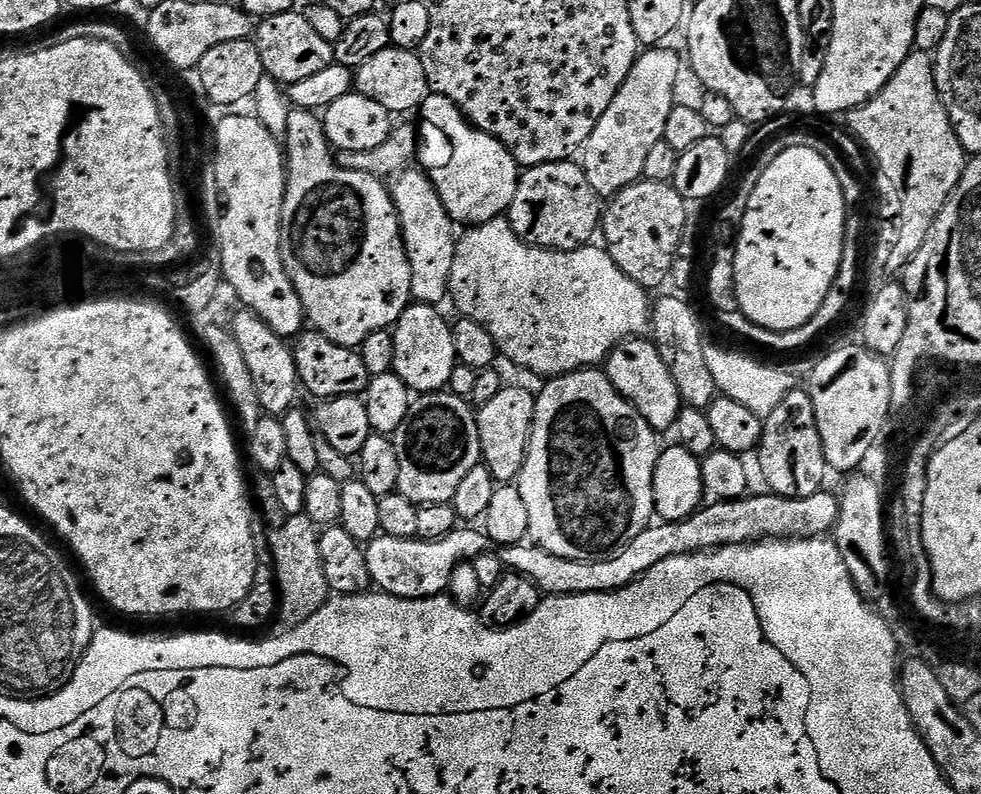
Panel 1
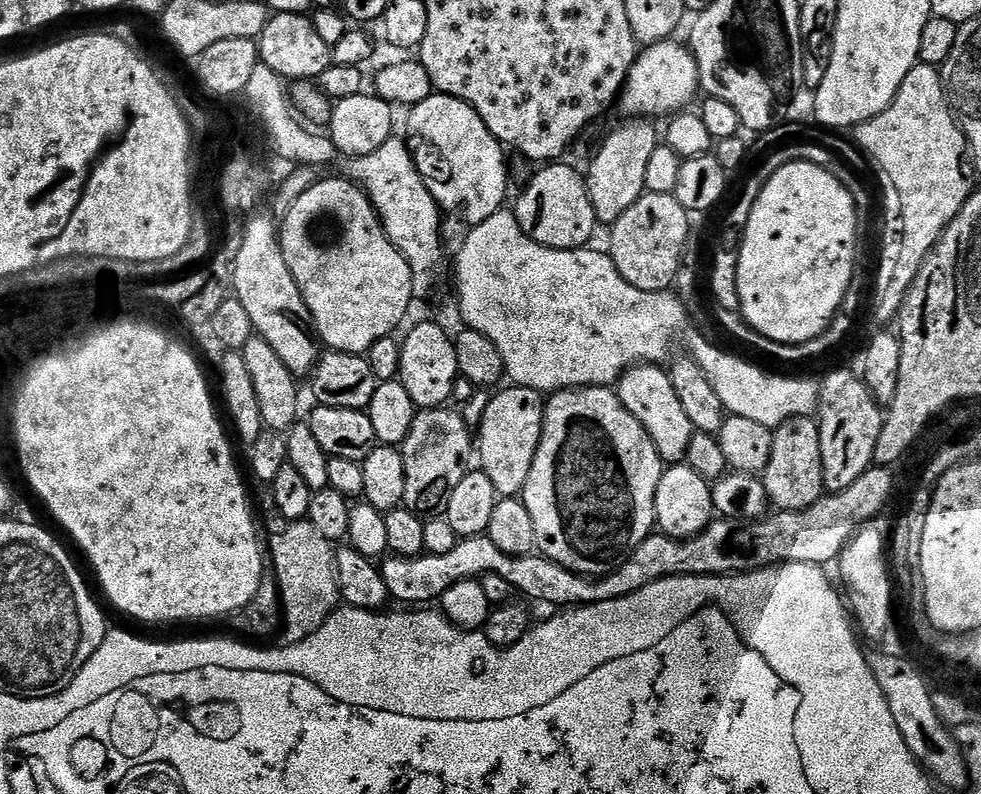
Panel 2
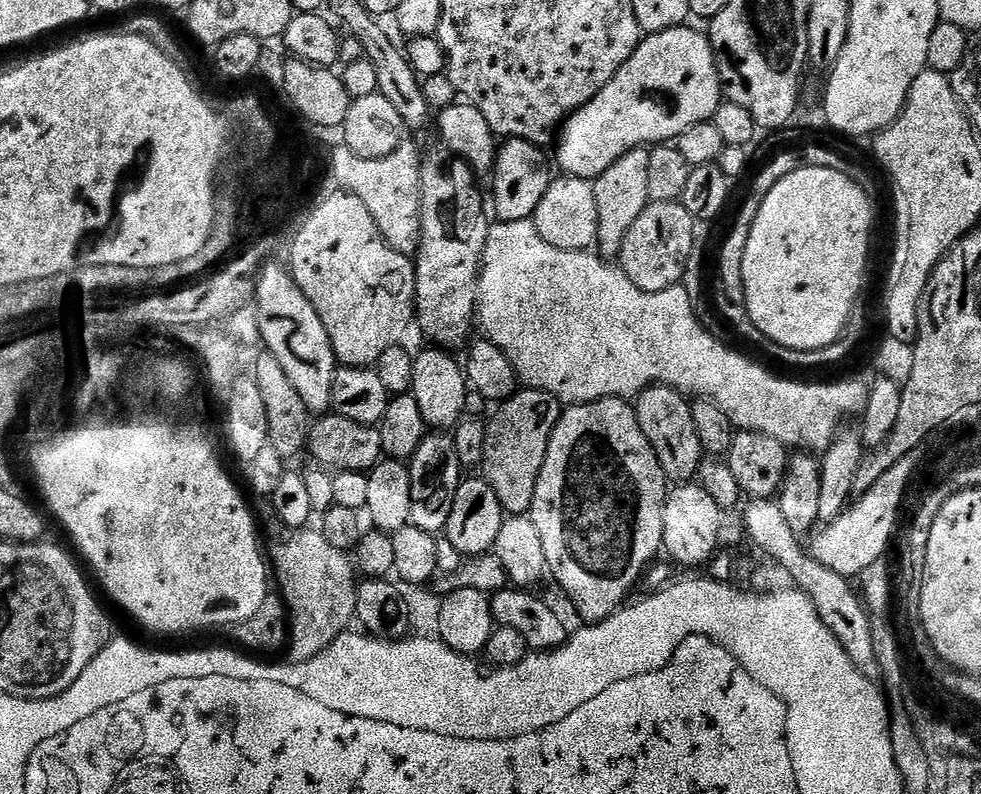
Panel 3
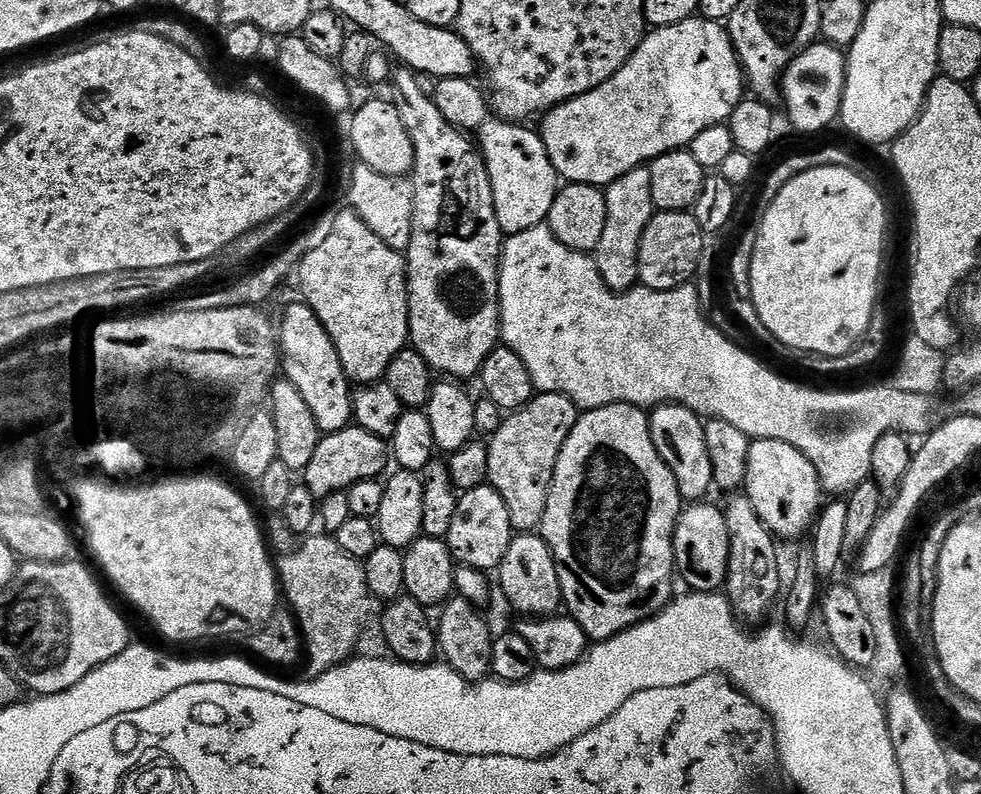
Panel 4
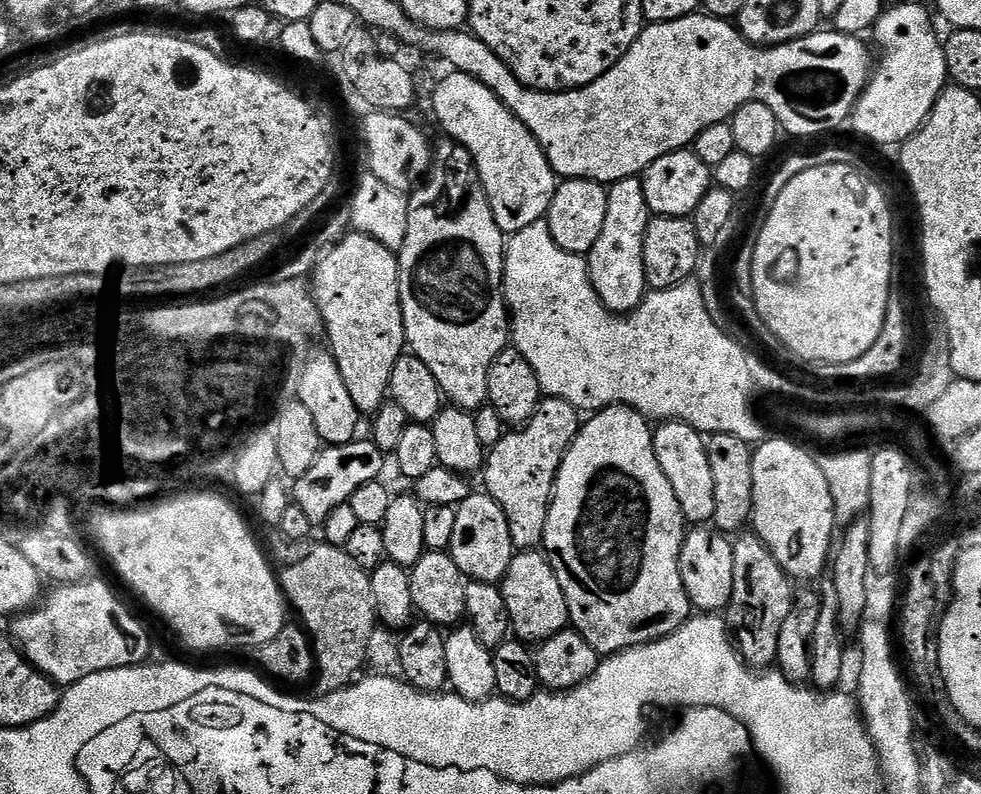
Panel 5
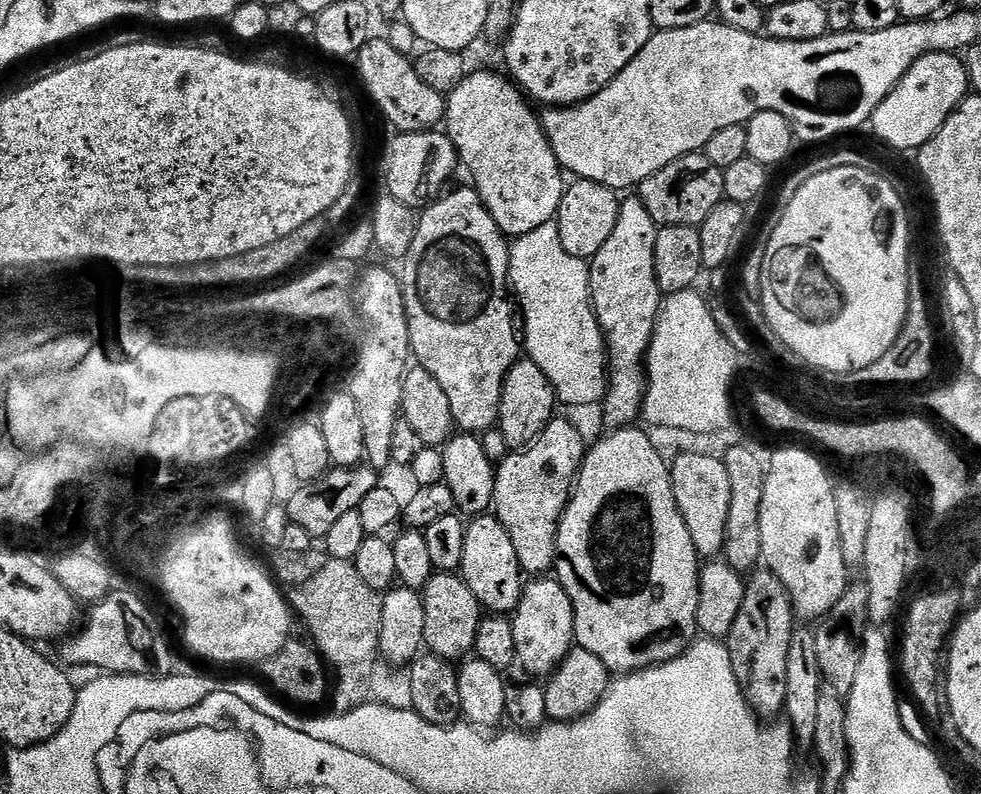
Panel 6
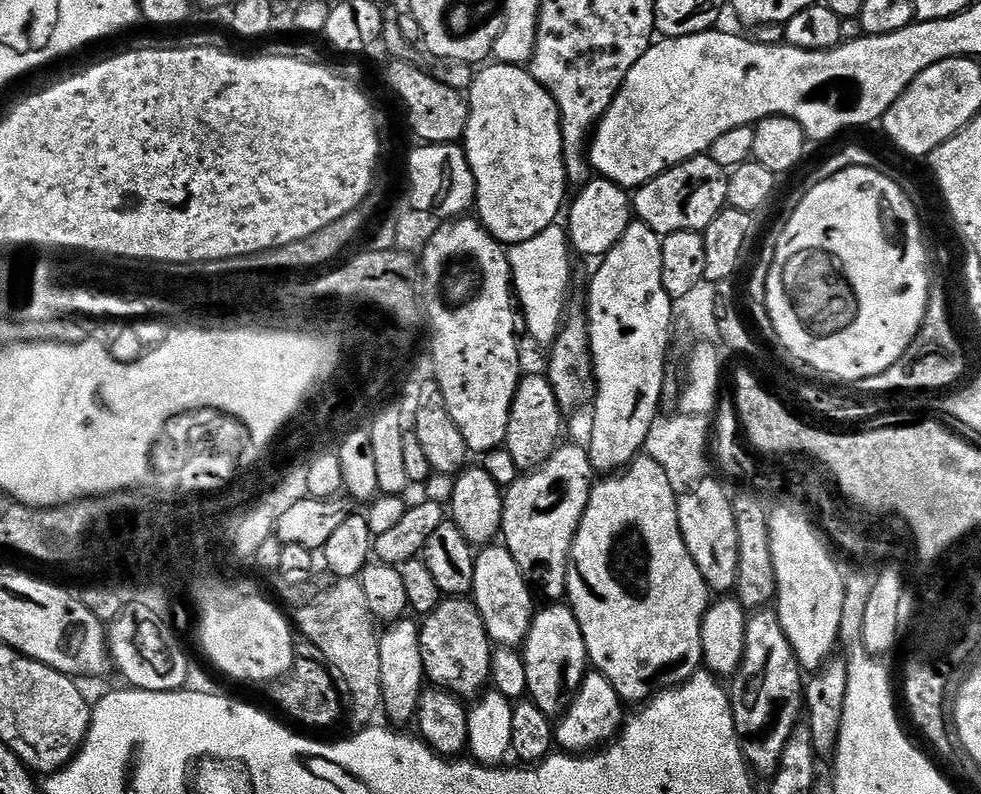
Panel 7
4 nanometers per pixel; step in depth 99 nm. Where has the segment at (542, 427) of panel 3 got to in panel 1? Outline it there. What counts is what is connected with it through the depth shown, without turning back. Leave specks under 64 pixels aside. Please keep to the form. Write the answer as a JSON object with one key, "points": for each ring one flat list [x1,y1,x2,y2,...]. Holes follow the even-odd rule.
{"points":[[506,386,490,402,479,405,476,412,478,422,478,438,480,439,480,455,482,462,490,470,497,482,512,482,517,479,526,462,526,450,530,430,534,422,534,406,536,397,533,389,512,388]]}

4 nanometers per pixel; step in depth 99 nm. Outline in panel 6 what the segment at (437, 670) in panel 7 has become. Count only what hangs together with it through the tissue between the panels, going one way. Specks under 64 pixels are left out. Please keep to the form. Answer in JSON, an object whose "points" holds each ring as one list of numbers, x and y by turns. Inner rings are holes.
{"points":[[436,572,423,589,422,599,425,608,424,644,427,651,449,662,460,662,471,657,482,621,482,609,470,586,466,586,459,575]]}

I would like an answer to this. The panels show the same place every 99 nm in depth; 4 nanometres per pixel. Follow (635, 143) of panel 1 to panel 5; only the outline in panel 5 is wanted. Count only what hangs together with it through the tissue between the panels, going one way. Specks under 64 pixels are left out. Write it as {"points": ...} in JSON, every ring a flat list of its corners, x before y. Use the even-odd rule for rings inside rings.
{"points":[[640,176,620,180,608,188,606,226,602,226,602,234,598,242,594,242,586,259,590,282,598,298,602,298,602,302,614,314,627,314,639,308,649,291,644,269,644,243,649,219,644,182]]}

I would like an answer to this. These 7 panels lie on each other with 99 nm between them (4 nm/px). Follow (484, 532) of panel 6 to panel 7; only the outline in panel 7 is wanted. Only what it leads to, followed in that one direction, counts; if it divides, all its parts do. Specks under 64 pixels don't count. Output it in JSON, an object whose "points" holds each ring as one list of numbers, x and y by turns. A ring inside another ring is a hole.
{"points":[[484,546,475,553,475,558,472,596,478,614,482,614,482,622,488,631,488,638,493,645,515,649,523,645,531,628,534,615,533,589,525,580,522,570,518,570,518,562,514,562,508,548]]}

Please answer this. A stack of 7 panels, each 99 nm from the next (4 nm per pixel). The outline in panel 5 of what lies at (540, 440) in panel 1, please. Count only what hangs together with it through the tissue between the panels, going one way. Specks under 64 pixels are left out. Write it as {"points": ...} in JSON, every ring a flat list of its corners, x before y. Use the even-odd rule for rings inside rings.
{"points":[[623,406,603,408,591,418,585,419,575,442,569,446,564,461,560,463,556,488,552,492,552,505,548,508,542,548,553,570,556,571,558,583,565,594,568,619,571,627,579,632,582,638,586,638,586,642,590,642,590,646,594,646,594,650,604,658,624,652,628,648,639,648,641,644,653,644,663,636,674,634,694,612,680,573,680,551,684,545,686,521,682,514,682,506,674,494,674,486,670,486,670,478,666,478,658,462,658,454,654,450,652,441,653,431,653,425,641,412]]}

